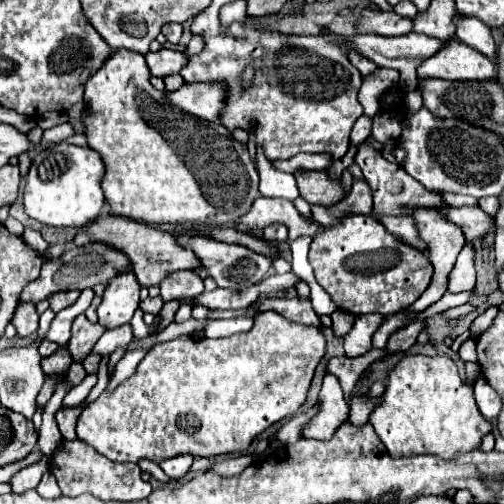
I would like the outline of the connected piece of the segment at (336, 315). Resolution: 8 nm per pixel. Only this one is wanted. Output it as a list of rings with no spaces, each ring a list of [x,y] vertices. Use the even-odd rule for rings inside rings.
[[[337,309],[332,315],[332,328],[334,333],[338,337],[344,337],[346,333],[352,328],[354,321],[356,319],[355,315],[350,315],[350,313],[344,313]]]

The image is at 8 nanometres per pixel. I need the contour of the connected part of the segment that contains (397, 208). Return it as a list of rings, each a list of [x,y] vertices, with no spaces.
[[[360,145],[358,153],[354,157],[354,163],[360,165],[364,179],[368,181],[370,189],[374,191],[374,213],[386,213],[386,215],[404,215],[406,207],[450,207],[442,195],[434,193],[434,191],[426,191],[416,179],[410,179],[410,175],[406,175],[406,171],[402,171],[400,165],[386,161],[376,149],[368,147],[368,145]]]

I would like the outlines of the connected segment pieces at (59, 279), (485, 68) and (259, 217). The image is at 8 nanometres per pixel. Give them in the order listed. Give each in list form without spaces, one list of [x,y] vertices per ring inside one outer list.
[[[88,243],[84,247],[74,247],[74,249],[66,251],[64,255],[60,255],[58,259],[46,261],[42,265],[40,277],[30,281],[26,285],[26,289],[22,291],[20,301],[38,303],[38,301],[46,299],[48,295],[52,295],[56,291],[72,291],[72,289],[82,291],[82,289],[94,287],[98,283],[106,285],[110,279],[114,279],[116,275],[120,275],[120,273],[124,273],[128,269],[132,269],[130,259],[122,251],[118,251],[118,249],[114,249],[114,247],[106,245],[106,243]]]
[[[452,37],[446,41],[446,45],[434,53],[432,57],[424,59],[422,65],[416,69],[418,79],[496,79],[496,65],[476,51],[474,47],[468,47],[460,39]]]
[[[258,197],[252,209],[242,219],[236,219],[234,225],[240,229],[264,229],[270,223],[284,223],[288,227],[288,243],[298,237],[312,237],[320,227],[318,223],[306,223],[288,199],[276,197]]]

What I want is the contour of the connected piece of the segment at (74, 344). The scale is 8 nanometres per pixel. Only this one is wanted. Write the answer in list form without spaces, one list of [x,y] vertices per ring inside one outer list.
[[[78,315],[72,323],[72,339],[68,343],[68,351],[74,357],[74,361],[82,361],[94,347],[94,343],[104,333],[102,325],[90,323],[84,315]]]

